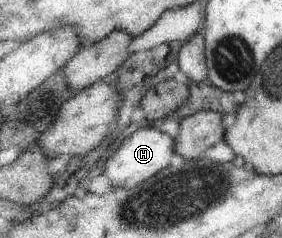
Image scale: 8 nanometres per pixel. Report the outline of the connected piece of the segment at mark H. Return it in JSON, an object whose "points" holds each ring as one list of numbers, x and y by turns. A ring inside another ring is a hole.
{"points":[[155,127,140,128,129,138,125,138,121,146,109,152,109,156,103,162,101,176,111,184,113,189,133,188,169,166,169,158,175,152,175,143,176,138,171,138]]}

